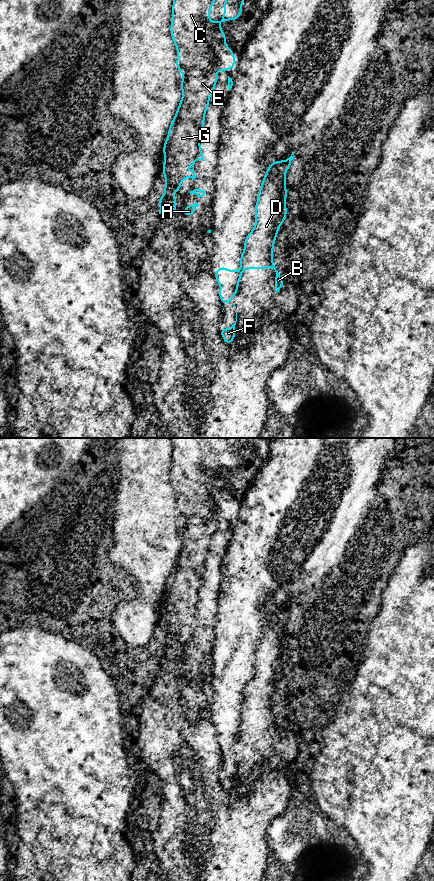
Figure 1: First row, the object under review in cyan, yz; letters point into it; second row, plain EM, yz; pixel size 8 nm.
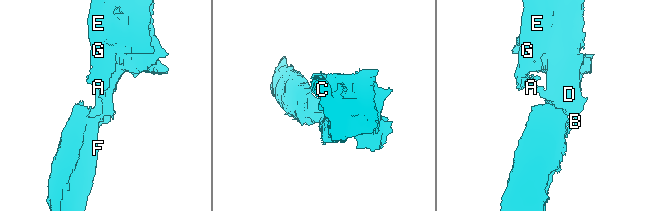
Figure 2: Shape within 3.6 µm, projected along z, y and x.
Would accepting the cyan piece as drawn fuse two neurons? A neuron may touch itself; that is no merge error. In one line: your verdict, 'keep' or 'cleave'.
cleave

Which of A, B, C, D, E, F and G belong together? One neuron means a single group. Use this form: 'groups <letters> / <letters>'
groups A B C D E G / F

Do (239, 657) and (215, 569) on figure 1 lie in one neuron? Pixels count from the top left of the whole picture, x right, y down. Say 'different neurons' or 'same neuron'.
different neurons

